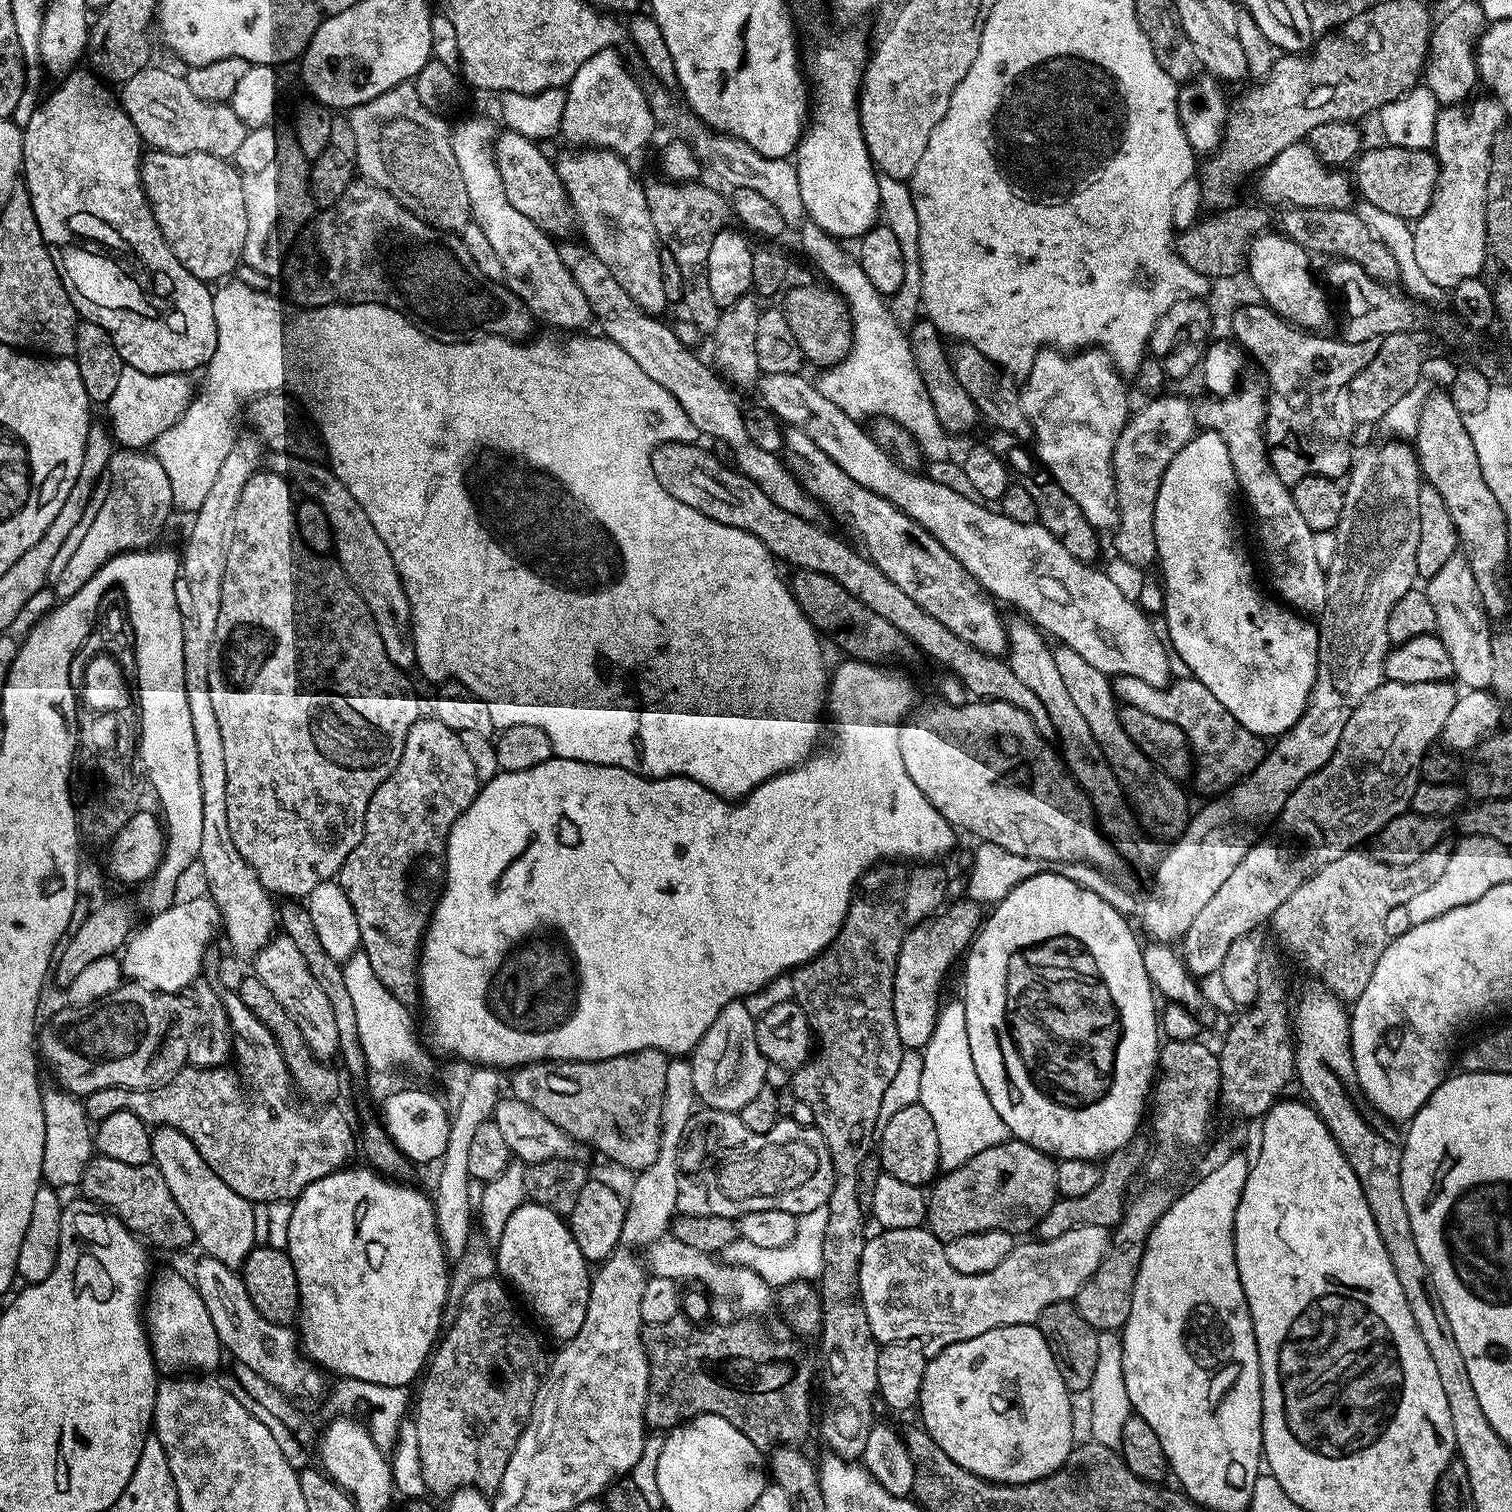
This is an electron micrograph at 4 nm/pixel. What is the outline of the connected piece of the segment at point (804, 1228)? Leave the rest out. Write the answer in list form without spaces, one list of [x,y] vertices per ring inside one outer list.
[[[827,1207],[807,1212],[796,1222],[796,1233],[786,1246],[754,1246],[754,1242],[738,1238],[726,1246],[722,1253],[723,1263],[731,1264],[734,1268],[749,1268],[754,1270],[774,1290],[781,1290],[788,1284],[800,1281],[816,1282],[822,1274],[824,1259],[822,1258],[822,1242],[826,1234]]]

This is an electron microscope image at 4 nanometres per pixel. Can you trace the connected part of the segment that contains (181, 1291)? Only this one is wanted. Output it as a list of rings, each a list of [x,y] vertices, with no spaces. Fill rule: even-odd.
[[[164,1272],[151,1281],[146,1293],[146,1331],[148,1343],[152,1346],[152,1356],[156,1359],[159,1371],[164,1374],[212,1374],[220,1364],[222,1349],[218,1330],[214,1330],[214,1322],[210,1322],[210,1310],[206,1310],[206,1302],[202,1302],[202,1294],[198,1294],[195,1284],[187,1275],[180,1272]]]

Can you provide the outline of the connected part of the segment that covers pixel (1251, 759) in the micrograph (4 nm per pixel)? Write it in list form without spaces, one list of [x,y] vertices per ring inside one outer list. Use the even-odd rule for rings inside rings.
[[[1117,676],[1112,680],[1112,690],[1116,694],[1117,701],[1138,706],[1138,710],[1146,710],[1146,714],[1155,714],[1157,718],[1166,718],[1182,729],[1188,739],[1188,745],[1192,748],[1194,781],[1196,780],[1197,786],[1202,791],[1212,792],[1208,794],[1220,794],[1233,784],[1239,784],[1264,761],[1265,741],[1250,730],[1246,730],[1246,726],[1242,726],[1238,718],[1234,718],[1234,714],[1230,714],[1230,710],[1226,710],[1226,706],[1222,706],[1222,702],[1218,702],[1218,698],[1214,698],[1214,694],[1210,694],[1210,690],[1206,690],[1206,686],[1202,686],[1202,682],[1198,682],[1195,678],[1173,679],[1167,686],[1159,688],[1150,686],[1150,682],[1142,682],[1142,678]]]

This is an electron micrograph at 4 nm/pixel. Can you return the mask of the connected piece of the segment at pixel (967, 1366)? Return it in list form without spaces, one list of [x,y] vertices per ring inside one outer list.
[[[1036,1324],[986,1330],[986,1334],[978,1334],[978,1338],[943,1345],[939,1351],[936,1357],[929,1359],[922,1378],[919,1423],[958,1466],[996,1484],[1029,1484],[1054,1474],[1064,1465],[1074,1447],[1069,1390]]]

